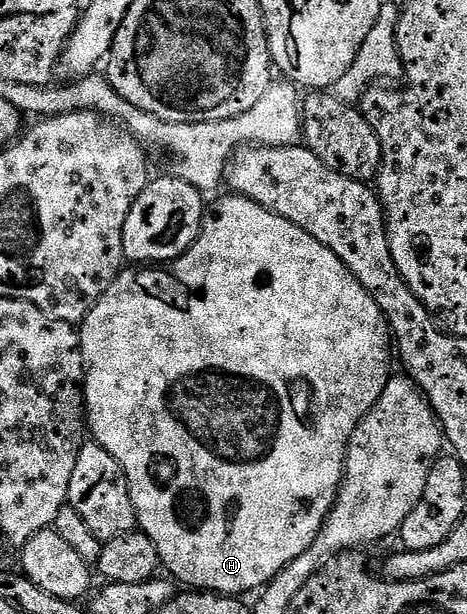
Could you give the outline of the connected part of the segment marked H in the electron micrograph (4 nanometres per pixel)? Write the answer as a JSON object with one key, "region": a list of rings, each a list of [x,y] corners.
{"region":[[[238,195],[226,196],[216,196],[214,198],[216,201],[212,205],[210,202],[206,206],[203,214],[203,225],[199,228],[199,238],[176,261],[169,261],[158,267],[124,268],[123,272],[119,274],[119,278],[107,288],[105,295],[101,295],[99,302],[92,307],[89,315],[81,323],[79,338],[83,352],[83,404],[85,406],[86,428],[89,430],[90,436],[91,433],[95,436],[92,437],[94,444],[109,451],[109,455],[113,455],[113,459],[117,459],[117,463],[122,467],[123,474],[127,477],[127,485],[131,489],[138,528],[145,535],[149,535],[149,539],[153,539],[153,547],[157,547],[157,555],[162,568],[168,569],[172,573],[170,576],[180,586],[183,584],[185,585],[183,587],[190,587],[195,591],[206,591],[220,595],[244,595],[243,593],[252,592],[251,594],[254,594],[256,591],[262,590],[283,568],[289,563],[293,563],[293,559],[297,559],[297,555],[305,555],[305,551],[309,551],[309,547],[313,547],[321,527],[326,523],[331,509],[339,497],[339,488],[343,486],[343,472],[347,469],[347,449],[351,445],[353,431],[357,431],[357,427],[363,422],[365,415],[369,415],[369,411],[377,403],[377,399],[381,399],[388,381],[393,376],[393,370],[391,370],[393,338],[391,329],[383,317],[381,307],[377,307],[377,303],[369,295],[369,291],[365,291],[365,287],[361,287],[361,283],[349,271],[349,267],[345,267],[345,263],[341,263],[341,259],[337,259],[337,255],[333,255],[333,251],[329,251],[329,247],[325,247],[325,243],[317,243],[317,239],[313,239],[313,235],[309,235],[305,231],[301,231],[301,227],[289,223],[289,219],[253,203],[253,199]]]}

